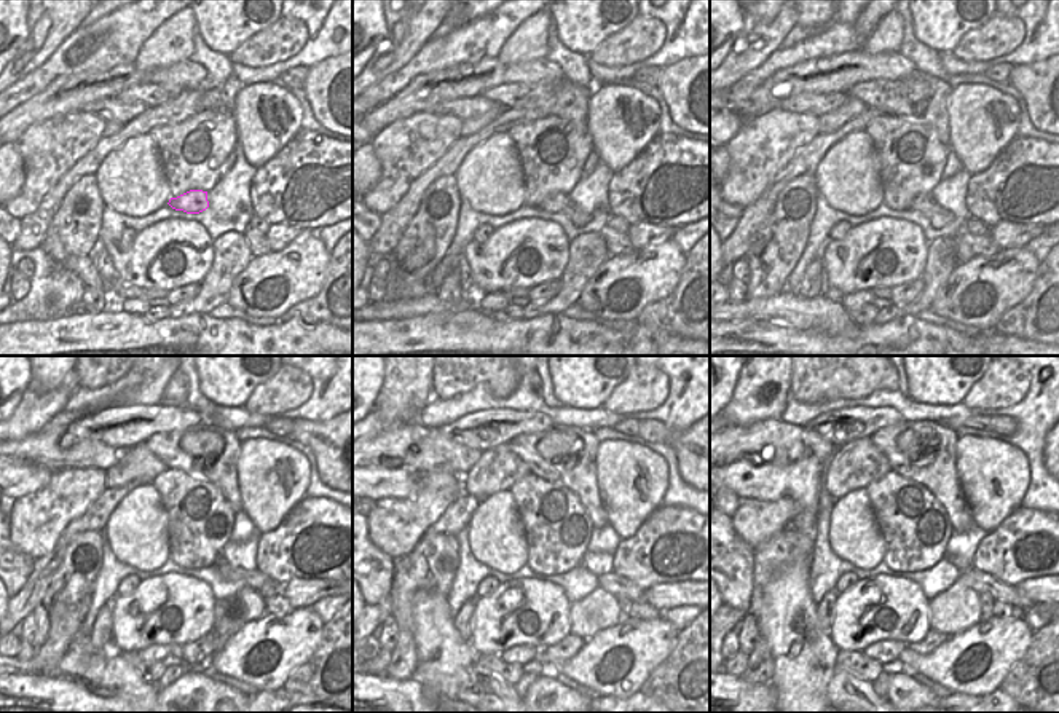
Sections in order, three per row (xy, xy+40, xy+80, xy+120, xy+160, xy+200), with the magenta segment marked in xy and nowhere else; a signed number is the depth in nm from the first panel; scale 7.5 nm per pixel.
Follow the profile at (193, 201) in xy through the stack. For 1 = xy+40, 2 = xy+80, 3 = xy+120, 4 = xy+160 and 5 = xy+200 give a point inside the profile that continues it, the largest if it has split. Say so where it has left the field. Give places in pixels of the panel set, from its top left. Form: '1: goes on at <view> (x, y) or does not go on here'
1: goes on at xy+40 (559, 203)
2: goes on at xy+80 (938, 216)
3: goes on at xy+120 (254, 579)
4: goes on at xy+160 (611, 583)
5: goes on at xy+200 (981, 583)

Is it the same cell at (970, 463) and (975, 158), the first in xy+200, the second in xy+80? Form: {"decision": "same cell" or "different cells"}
{"decision": "same cell"}

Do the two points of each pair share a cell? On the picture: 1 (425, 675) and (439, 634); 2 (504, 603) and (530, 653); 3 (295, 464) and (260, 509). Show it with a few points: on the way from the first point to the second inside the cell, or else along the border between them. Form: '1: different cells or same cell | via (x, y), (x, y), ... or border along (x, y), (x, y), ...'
1: same cell | via (426, 665), (426, 659), (437, 643)
2: different cells | border along (539, 649), (530, 645), (512, 645), (499, 654)
3: same cell | via (291, 479), (289, 496), (275, 498)

